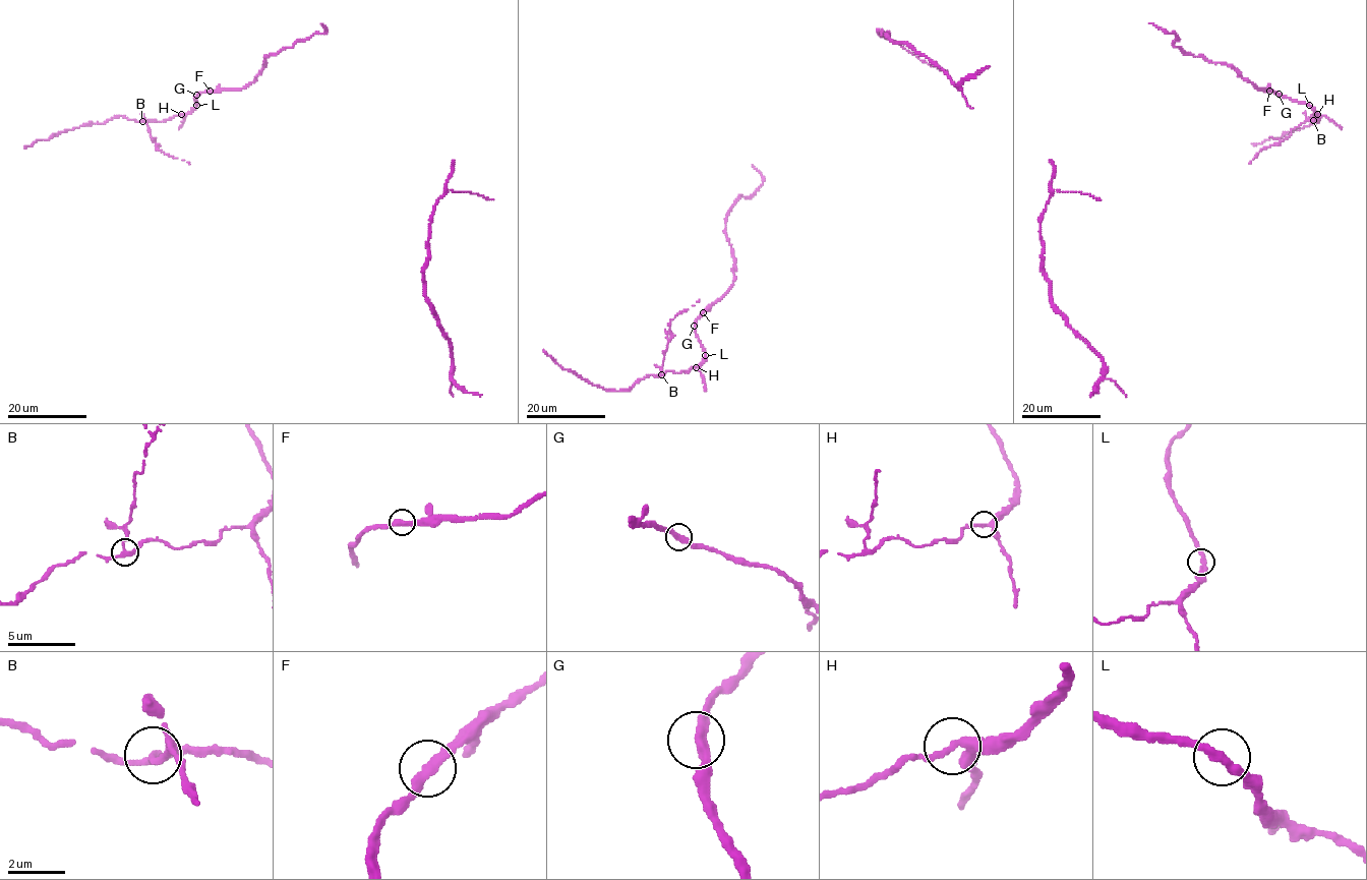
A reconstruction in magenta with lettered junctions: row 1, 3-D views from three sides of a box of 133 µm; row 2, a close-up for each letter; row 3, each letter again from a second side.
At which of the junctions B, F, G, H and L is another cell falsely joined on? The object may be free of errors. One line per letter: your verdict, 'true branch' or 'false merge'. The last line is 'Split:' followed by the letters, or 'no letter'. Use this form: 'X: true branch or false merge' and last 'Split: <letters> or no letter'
B: false merge
F: true branch
G: true branch
H: true branch
L: true branch
Split: B

